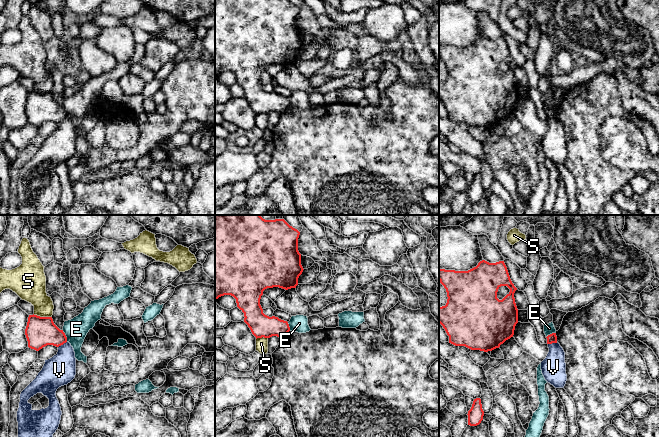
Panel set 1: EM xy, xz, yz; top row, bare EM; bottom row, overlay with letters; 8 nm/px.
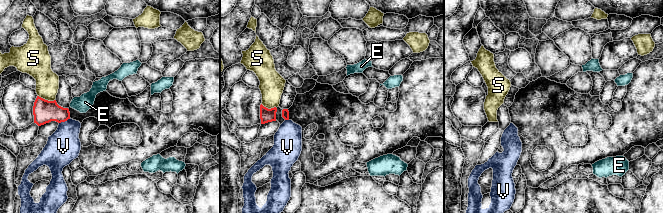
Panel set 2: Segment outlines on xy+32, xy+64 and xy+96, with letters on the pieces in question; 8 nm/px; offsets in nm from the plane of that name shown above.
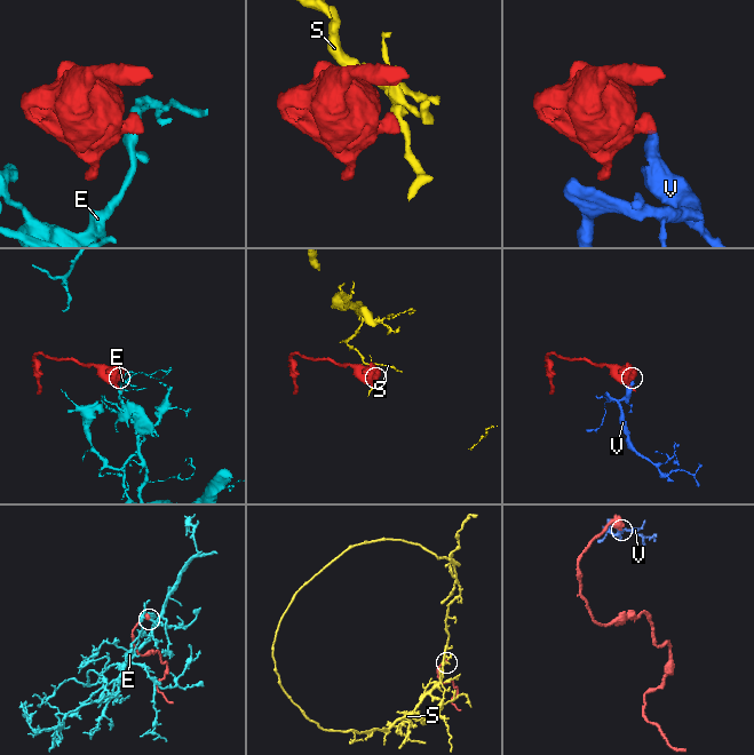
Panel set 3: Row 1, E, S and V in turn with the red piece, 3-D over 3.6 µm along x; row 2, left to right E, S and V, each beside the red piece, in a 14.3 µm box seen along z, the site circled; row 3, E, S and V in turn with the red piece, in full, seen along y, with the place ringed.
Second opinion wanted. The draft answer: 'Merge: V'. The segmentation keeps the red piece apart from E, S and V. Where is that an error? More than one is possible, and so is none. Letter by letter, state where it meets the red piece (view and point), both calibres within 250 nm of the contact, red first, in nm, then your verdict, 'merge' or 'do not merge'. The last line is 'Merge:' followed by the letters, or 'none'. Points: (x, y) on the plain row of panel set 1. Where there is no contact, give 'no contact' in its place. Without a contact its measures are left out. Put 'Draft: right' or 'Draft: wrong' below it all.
E: meets red in xy at (65, 112); 240 nm thick on the red side, 190 nm on the other; do not merge
S: meets red in xy at (42, 93); 240 nm thick on the red side, 220 nm on the other; do not merge
V: meets red in yz at (552, 118); 80 nm thick on the red side, 200 nm on the other; do not merge
Merge: none
Draft: wrong

